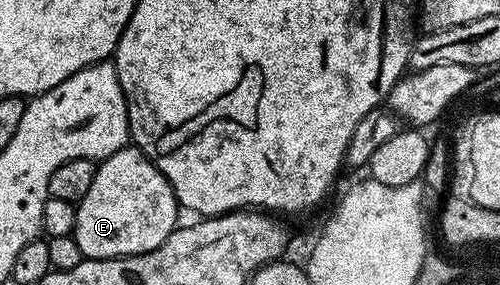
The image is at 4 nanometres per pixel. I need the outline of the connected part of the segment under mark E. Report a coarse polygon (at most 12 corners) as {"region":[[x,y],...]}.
{"region":[[132,144],[100,159],[72,235],[86,258],[151,252],[179,225]]}

